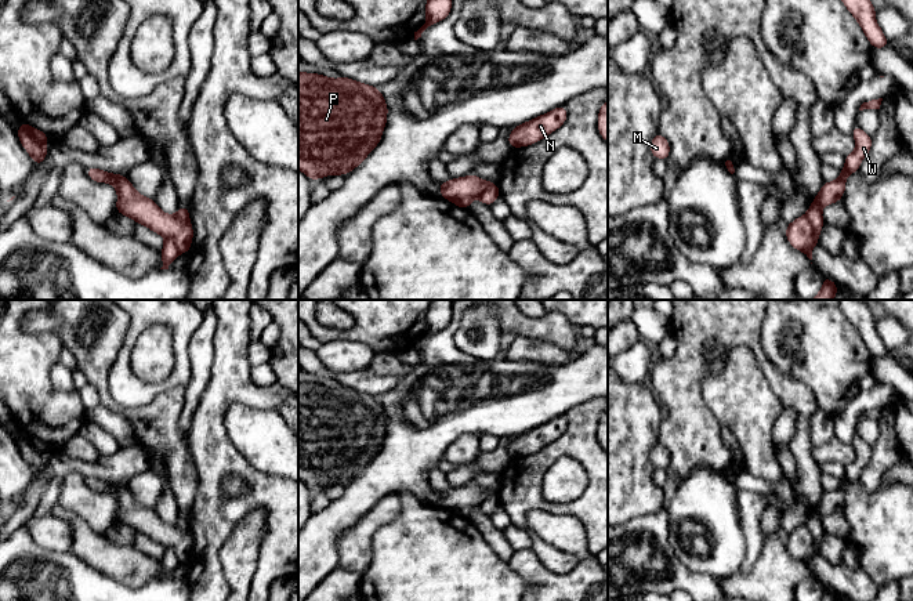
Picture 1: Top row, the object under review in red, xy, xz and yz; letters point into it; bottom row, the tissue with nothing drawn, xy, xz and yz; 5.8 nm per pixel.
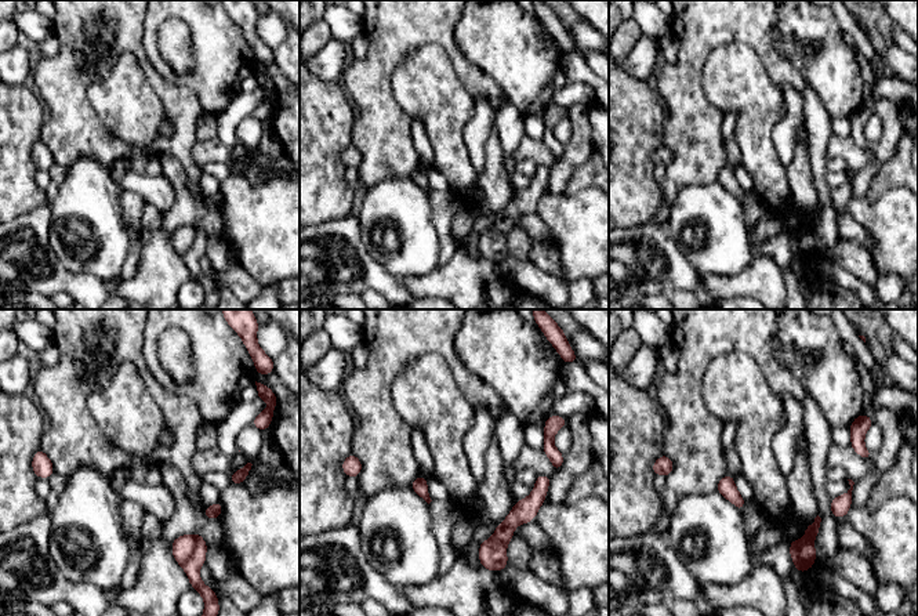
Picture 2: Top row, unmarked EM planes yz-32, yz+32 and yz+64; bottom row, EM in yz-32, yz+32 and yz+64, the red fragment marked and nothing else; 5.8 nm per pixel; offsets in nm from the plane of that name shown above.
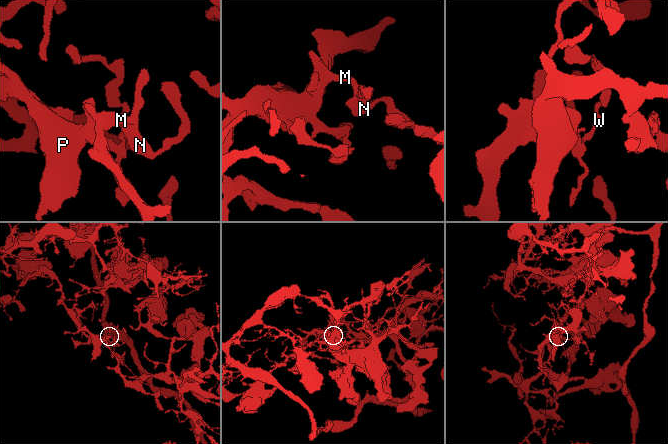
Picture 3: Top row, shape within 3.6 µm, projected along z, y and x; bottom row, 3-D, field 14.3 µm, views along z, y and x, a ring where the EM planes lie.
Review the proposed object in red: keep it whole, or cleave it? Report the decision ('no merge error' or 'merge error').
merge error

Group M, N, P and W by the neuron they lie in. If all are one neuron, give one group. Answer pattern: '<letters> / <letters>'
M N P / W

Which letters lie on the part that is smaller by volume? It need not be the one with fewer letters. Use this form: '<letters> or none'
W

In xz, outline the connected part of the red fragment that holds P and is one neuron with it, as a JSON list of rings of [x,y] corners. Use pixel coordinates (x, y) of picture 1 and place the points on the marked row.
[[[298,72],[298,169],[312,181],[331,174],[345,175],[377,146],[387,123],[388,108],[377,87],[348,77],[330,79]]]

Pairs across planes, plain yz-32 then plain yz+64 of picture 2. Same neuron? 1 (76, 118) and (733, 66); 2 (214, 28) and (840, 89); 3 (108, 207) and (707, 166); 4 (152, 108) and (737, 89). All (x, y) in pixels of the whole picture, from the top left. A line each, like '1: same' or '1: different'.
1: different
2: same
3: different
4: same

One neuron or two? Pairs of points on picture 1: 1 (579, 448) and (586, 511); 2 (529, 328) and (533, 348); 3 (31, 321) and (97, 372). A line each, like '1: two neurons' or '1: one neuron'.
1: one neuron
2: two neurons
3: one neuron

